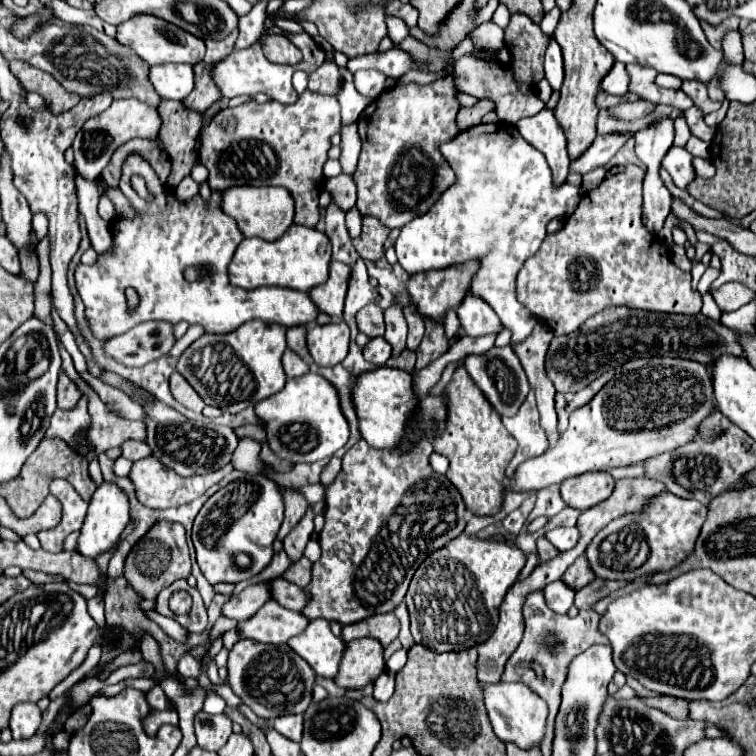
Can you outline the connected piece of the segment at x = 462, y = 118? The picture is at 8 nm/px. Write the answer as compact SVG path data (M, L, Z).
M480 100L480 102L476 102L470 108L460 108L458 110L458 116L456 116L456 122L458 122L460 130L472 128L472 126L480 124L482 122L482 116L488 114L490 110L494 110L494 102L492 100Z

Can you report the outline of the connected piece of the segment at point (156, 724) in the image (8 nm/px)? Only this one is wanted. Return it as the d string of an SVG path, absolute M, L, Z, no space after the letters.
M150 710L148 718L144 720L144 732L156 734L160 726L164 724L174 724L178 726L178 714L176 710Z

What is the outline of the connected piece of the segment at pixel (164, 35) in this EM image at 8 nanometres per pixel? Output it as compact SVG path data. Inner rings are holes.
M138 14L136 18L130 18L128 22L122 22L116 28L116 40L124 46L130 46L136 56L140 56L148 66L154 64L166 64L166 62L184 62L184 64L198 64L204 58L206 46L200 38L184 32L182 28L164 22L162 18L150 16L150 14Z

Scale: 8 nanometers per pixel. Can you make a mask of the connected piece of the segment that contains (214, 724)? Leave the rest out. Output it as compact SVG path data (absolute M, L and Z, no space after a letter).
M206 712L196 714L196 740L198 746L210 752L218 752L232 734L232 722L224 716L210 716Z

